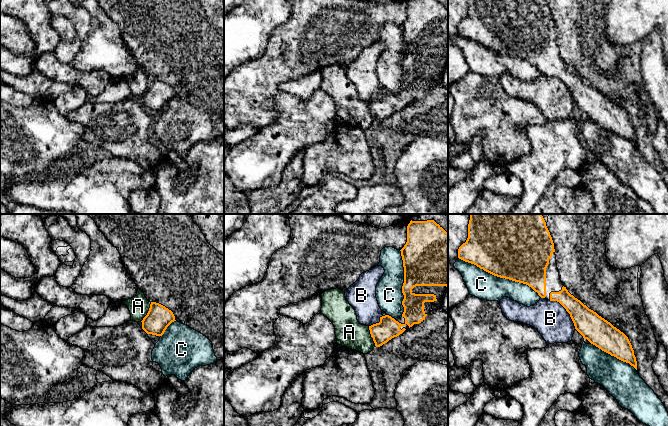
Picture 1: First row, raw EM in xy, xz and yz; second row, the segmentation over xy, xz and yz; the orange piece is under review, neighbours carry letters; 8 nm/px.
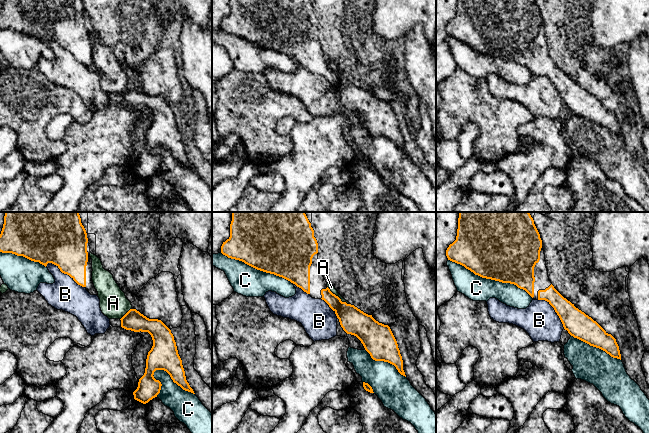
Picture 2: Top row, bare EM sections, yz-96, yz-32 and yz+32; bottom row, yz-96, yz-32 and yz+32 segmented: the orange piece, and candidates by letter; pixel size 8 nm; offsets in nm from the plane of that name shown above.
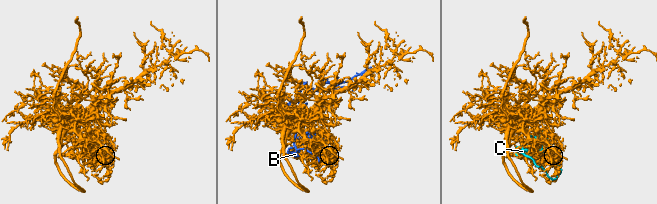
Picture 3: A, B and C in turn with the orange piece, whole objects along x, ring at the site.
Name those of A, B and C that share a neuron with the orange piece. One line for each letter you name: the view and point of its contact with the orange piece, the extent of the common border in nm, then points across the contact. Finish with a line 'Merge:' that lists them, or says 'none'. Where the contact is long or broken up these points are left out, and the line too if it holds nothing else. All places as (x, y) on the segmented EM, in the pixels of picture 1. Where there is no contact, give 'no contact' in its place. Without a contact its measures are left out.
Merge: none

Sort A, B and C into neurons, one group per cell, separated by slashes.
A / B / C

